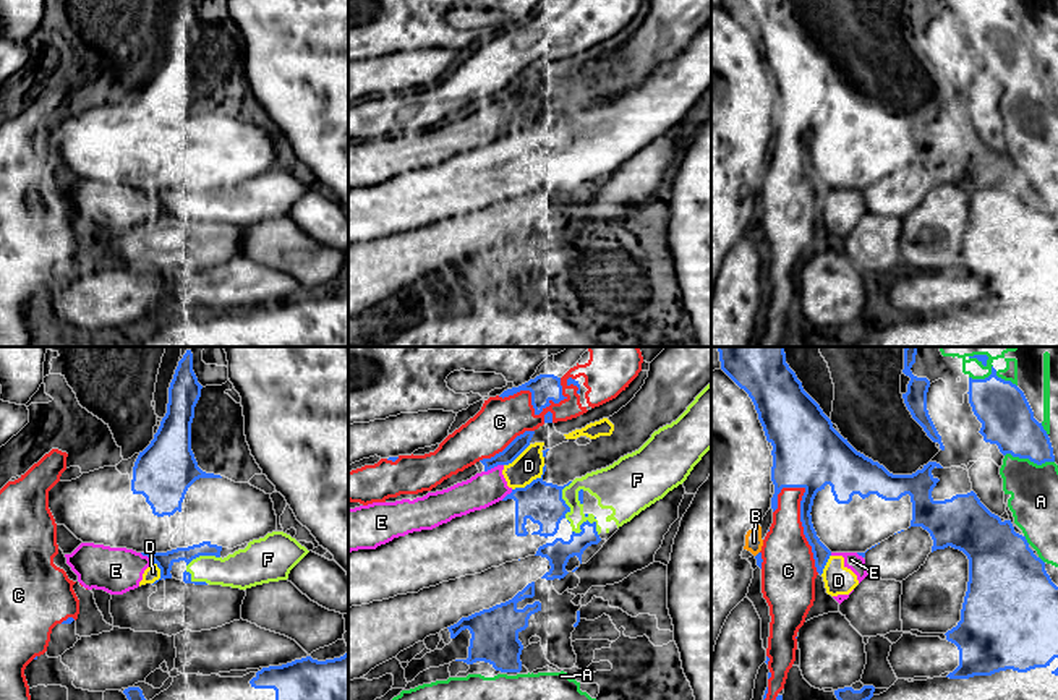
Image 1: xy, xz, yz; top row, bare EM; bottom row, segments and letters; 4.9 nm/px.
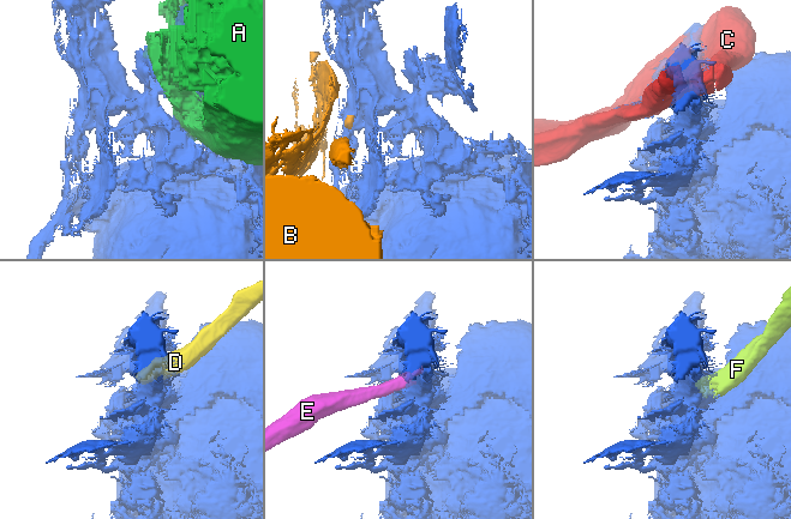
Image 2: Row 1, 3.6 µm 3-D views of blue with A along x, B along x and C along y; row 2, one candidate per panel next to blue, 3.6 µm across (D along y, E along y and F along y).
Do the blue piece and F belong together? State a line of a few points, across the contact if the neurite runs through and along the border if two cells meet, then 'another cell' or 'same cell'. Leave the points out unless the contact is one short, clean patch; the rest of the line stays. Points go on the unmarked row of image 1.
line xz (595, 154), (592, 159), (585, 157), (579, 169), (572, 169); another cell

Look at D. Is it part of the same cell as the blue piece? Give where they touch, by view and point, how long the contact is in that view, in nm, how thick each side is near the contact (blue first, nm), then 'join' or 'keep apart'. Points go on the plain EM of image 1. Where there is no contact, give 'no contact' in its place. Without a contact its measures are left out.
meets blue in xz at (532, 119); contact 200 nm long; 200 nm thick on the blue side, 140 nm on the other; keep apart

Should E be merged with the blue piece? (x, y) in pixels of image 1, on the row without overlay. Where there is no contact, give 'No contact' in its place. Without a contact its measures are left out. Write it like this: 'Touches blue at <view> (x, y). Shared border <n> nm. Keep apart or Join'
Touches blue at xz (493, 104). Shared border 100 nm. Keep apart

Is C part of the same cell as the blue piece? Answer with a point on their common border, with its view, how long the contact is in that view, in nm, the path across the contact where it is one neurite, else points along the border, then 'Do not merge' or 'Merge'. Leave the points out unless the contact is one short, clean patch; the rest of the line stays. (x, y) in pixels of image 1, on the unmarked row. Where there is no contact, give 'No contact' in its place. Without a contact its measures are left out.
Touches blue at yz (801, 157). Shared border 460 nm. Do not merge

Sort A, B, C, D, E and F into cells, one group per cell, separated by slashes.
A / B / C / D E / F

